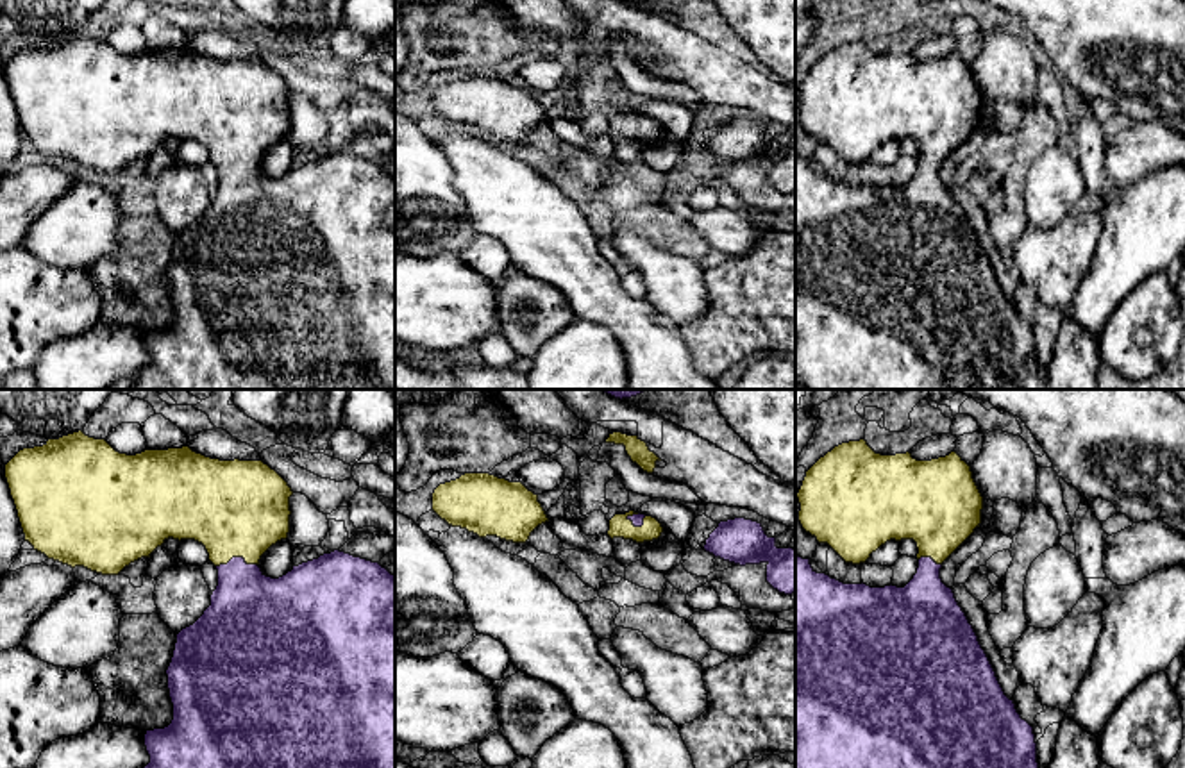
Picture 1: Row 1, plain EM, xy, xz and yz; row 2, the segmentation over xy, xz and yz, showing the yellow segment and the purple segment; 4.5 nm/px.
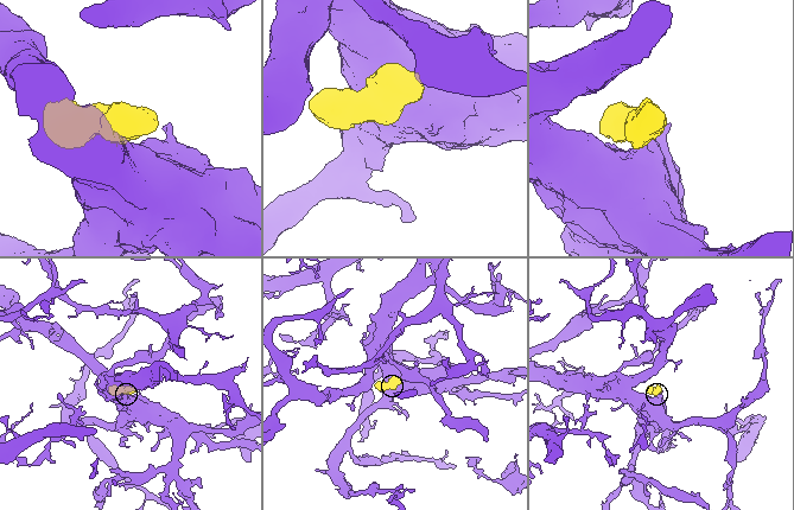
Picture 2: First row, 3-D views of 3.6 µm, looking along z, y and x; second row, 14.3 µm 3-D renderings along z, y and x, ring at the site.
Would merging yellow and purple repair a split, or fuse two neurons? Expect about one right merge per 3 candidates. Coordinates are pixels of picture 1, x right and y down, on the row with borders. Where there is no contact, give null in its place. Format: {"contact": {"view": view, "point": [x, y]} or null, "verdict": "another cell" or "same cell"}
{"contact": {"view": "xy", "point": [236, 556]}, "verdict": "same cell"}

